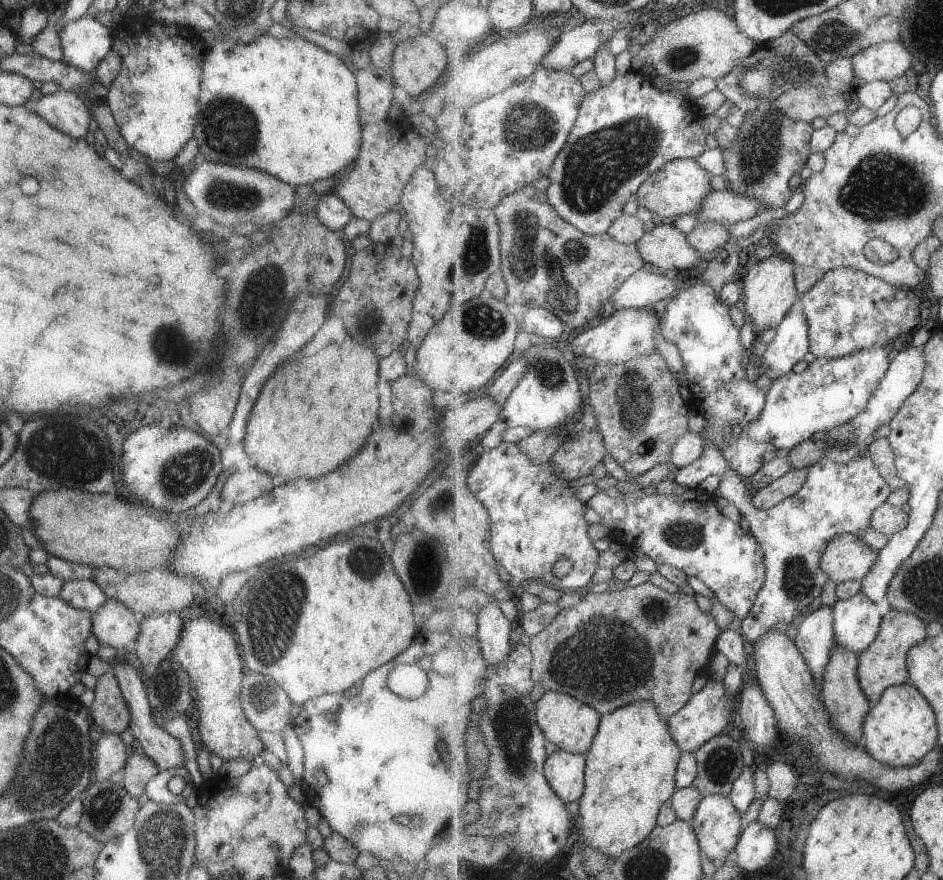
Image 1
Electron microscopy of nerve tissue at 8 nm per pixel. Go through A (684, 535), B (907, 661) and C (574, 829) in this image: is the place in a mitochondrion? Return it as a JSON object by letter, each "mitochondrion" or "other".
{"A":"mitochondrion","B":"other","C":"other"}

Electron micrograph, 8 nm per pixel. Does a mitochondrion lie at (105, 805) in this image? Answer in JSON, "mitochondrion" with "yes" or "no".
{"mitochondrion":"yes"}

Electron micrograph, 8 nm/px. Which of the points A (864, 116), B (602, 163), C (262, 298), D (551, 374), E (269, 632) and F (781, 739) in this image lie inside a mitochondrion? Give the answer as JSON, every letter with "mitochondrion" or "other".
{"A":"other","B":"mitochondrion","C":"mitochondrion","D":"mitochondrion","E":"mitochondrion","F":"other"}

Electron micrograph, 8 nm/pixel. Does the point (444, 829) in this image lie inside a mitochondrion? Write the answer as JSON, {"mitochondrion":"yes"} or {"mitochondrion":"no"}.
{"mitochondrion":"no"}

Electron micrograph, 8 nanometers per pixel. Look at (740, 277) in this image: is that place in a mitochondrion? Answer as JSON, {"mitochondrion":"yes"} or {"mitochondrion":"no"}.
{"mitochondrion":"no"}

